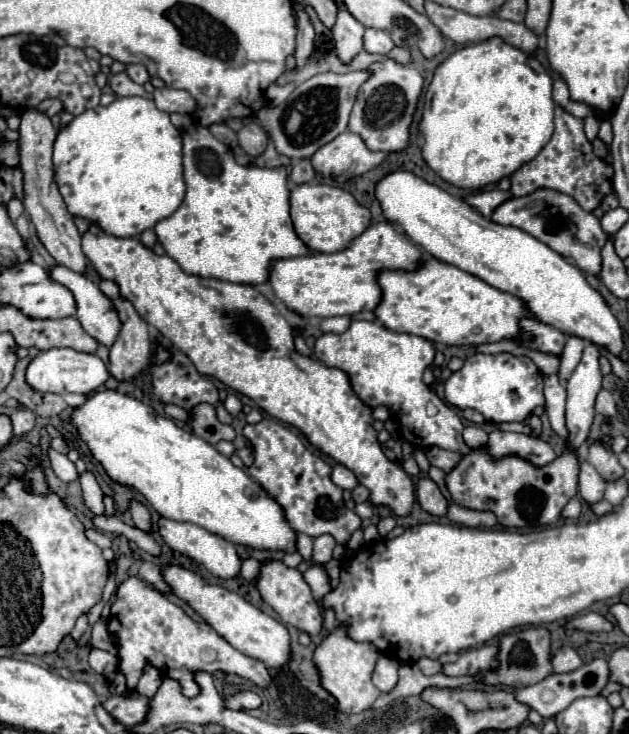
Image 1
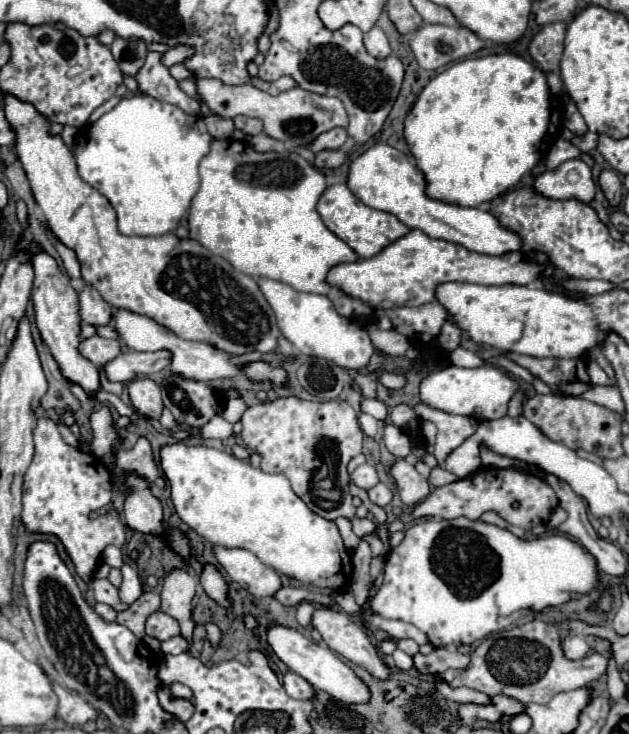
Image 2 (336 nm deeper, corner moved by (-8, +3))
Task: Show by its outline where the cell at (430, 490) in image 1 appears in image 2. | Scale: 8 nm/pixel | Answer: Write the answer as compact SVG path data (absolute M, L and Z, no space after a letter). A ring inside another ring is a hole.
M397 460L395 466L391 468L391 474L395 478L403 504L415 506L429 496L429 482L405 460Z

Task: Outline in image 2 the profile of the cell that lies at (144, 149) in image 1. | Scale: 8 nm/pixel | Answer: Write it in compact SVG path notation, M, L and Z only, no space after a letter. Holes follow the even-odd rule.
M145 94L123 96L121 102L97 122L83 128L75 140L73 156L79 176L99 190L117 212L119 232L127 236L161 236L177 228L199 188L199 162L209 152L211 136L199 116L185 114L173 104L159 102Z

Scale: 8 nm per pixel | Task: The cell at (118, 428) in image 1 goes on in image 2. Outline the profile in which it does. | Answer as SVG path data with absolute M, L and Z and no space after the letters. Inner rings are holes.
M175 442L175 444L163 446L159 454L161 454L161 470L171 486L173 506L179 518L189 528L193 528L199 536L203 536L215 546L245 548L253 552L263 564L299 582L315 584L331 590L341 590L347 586L343 564L347 562L349 554L343 546L343 540L335 522L329 522L317 516L313 510L309 510L309 506L291 490L291 484L285 476L267 474L259 468L253 468L245 460L239 460L227 452L201 446L201 444L189 446L189 444Z

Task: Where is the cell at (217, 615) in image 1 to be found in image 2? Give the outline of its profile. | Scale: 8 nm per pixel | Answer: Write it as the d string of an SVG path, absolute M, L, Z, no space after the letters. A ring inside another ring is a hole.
M271 624L267 628L267 644L271 646L271 650L275 652L275 656L295 674L299 674L301 678L305 678L315 690L323 690L329 696L333 696L335 700L343 702L343 704L359 704L359 702L367 702L369 700L369 690L367 686L355 676L355 672L339 660L339 656L327 648L325 644L317 644L309 638L305 638L299 630L295 628L287 628L281 624Z

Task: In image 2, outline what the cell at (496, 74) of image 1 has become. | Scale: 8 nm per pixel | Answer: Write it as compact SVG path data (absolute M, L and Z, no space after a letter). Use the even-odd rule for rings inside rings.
M487 54L487 56L481 56L481 58L465 58L465 60L459 60L455 64L451 64L447 70L443 70L441 74L437 74L425 88L423 92L419 94L415 106L411 108L411 112L407 114L405 118L405 140L417 160L417 166L419 170L425 174L425 180L427 180L427 194L431 198L437 198L437 200L443 200L443 202L453 202L453 204L459 204L459 206L479 206L481 202L485 200L491 200L503 192L507 192L509 188L513 188L523 174L527 174L549 150L549 146L559 138L559 132L561 132L561 118L563 118L563 106L561 102L549 92L549 86L547 86L547 80L545 80L545 74L531 62L523 60L521 56L517 54Z

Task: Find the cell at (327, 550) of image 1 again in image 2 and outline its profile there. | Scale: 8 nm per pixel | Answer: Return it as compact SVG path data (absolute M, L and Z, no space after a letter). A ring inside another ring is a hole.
M353 518L353 532L361 538L361 536L365 536L365 534L369 534L369 532L375 532L377 530L377 526L375 526L375 522L373 520L369 520L369 518Z

